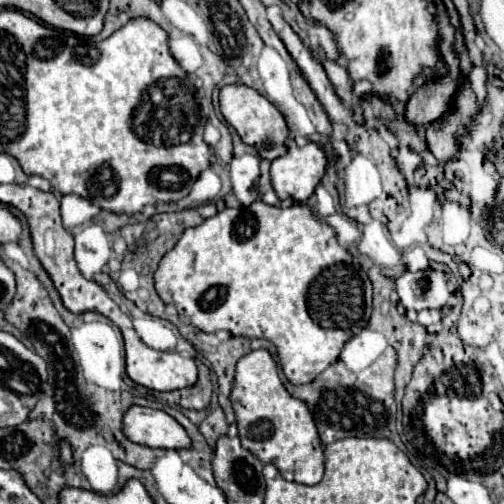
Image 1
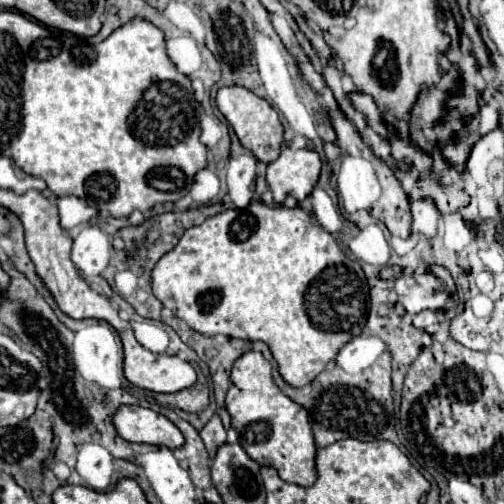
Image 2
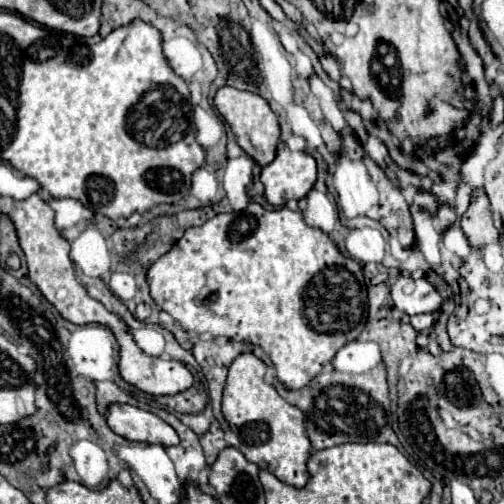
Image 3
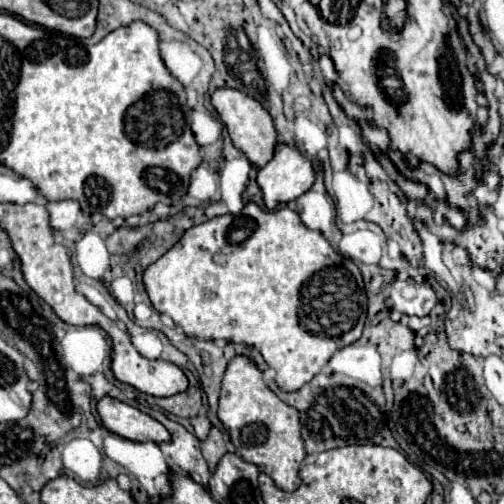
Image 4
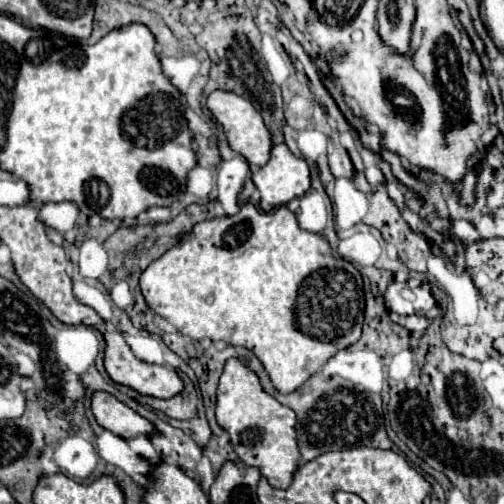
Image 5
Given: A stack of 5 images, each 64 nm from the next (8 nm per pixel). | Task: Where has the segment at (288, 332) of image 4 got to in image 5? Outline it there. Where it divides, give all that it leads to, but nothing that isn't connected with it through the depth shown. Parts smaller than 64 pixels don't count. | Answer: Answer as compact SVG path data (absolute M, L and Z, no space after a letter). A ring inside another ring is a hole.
M244 204L234 216L196 224L176 246L142 272L140 288L150 310L170 320L184 336L192 340L224 340L252 350L282 394L300 388L338 350L352 346L362 334L366 304L360 272L350 274L338 268L328 240L302 230L286 206L262 212L254 204Z

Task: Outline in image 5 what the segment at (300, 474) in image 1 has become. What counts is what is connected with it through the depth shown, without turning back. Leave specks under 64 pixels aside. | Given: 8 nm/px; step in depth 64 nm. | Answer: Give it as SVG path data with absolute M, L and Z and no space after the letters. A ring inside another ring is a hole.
M230 358L220 376L216 420L230 434L230 444L244 464L256 466L274 488L286 490L292 484L292 476L300 462L296 414L292 408L280 404L274 396L264 392L258 374L238 358Z

